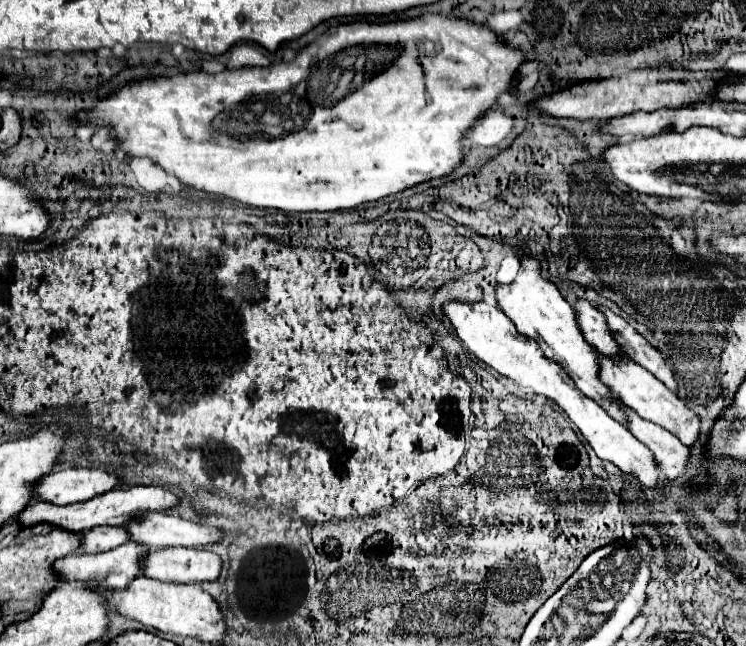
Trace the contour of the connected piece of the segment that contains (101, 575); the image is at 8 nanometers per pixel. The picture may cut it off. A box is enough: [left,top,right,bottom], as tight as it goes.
[55,543,145,589]

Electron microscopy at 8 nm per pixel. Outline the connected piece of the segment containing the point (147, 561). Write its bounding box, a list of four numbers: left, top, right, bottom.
[143,549,221,583]

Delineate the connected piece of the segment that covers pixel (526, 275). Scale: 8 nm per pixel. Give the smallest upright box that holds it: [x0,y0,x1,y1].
[495,251,625,423]

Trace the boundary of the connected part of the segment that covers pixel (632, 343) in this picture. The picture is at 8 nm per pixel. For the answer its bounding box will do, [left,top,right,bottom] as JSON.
[597,305,677,393]

